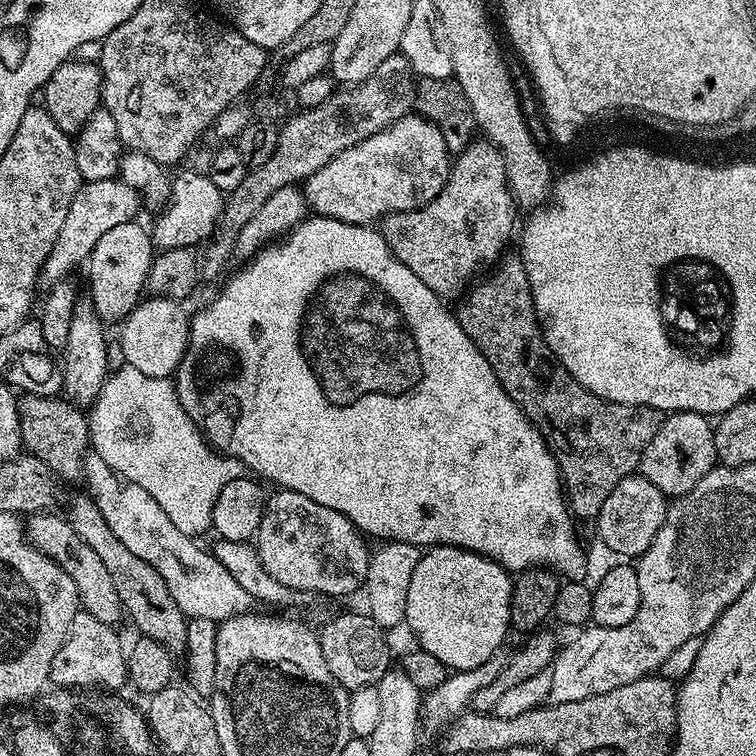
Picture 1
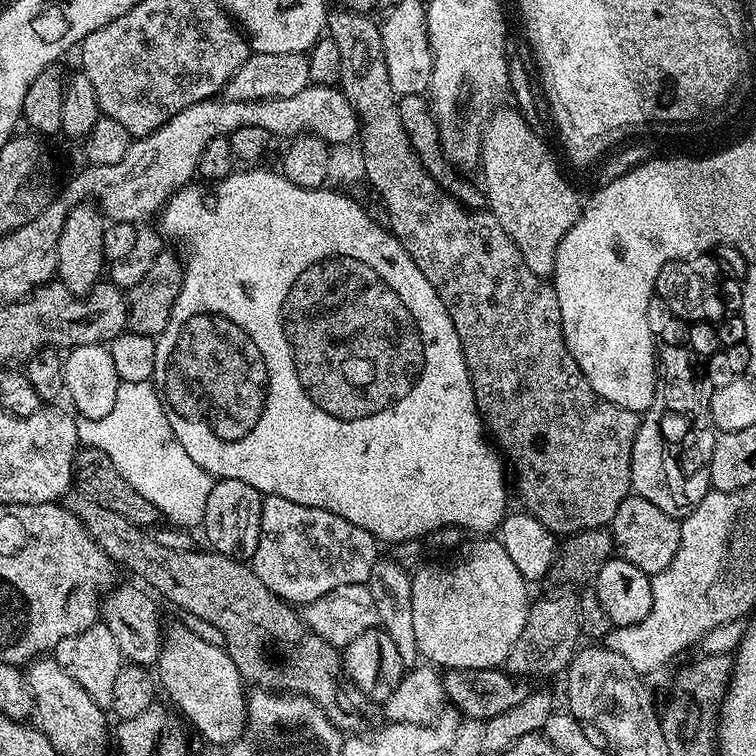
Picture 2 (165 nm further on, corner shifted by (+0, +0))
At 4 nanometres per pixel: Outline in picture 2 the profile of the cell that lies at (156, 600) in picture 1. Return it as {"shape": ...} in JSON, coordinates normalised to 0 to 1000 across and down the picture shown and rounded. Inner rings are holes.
{"shape":[[[233,823],[224,831],[221,827],[216,837],[212,872],[204,884],[216,919],[218,915],[228,925],[226,935],[259,962],[259,968],[267,978],[300,987],[321,971],[328,955],[328,927],[325,914],[323,915],[325,901],[298,857],[267,849],[257,833],[241,823]]]}

